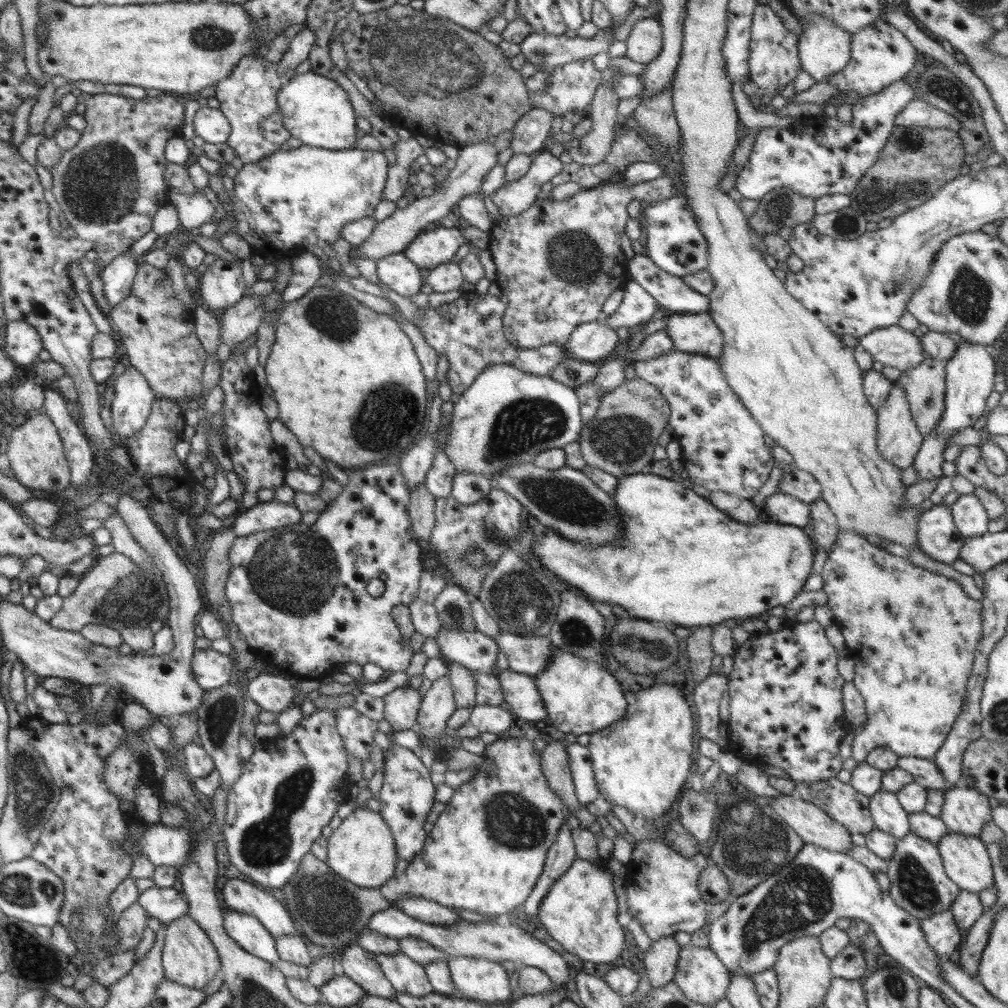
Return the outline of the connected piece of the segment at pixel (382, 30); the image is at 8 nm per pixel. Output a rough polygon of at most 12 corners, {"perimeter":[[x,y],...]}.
{"perimeter":[[394,3],[341,34],[389,124],[457,149],[533,110],[502,50]]}

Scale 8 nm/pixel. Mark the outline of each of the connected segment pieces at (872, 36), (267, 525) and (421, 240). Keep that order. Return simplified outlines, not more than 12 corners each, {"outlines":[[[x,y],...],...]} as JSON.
{"outlines":[[[881,18],[854,33],[852,57],[825,78],[841,96],[877,94],[922,64]],[[259,502],[230,519],[240,536],[300,523],[292,503]],[[430,227],[403,251],[419,268],[450,263],[468,240],[460,227]]]}

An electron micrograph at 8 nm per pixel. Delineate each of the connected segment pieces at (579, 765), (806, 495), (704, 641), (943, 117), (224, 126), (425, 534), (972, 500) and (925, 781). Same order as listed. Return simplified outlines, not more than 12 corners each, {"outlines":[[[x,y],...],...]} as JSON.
{"outlines":[[[565,743],[575,793],[586,807],[600,797],[589,748]],[[786,469],[777,492],[807,505],[821,498],[809,472]],[[711,626],[691,628],[686,639],[695,684],[713,672]],[[912,99],[896,114],[896,125],[960,131],[960,122]],[[202,106],[194,132],[206,143],[227,143],[231,126],[218,109]],[[424,483],[411,491],[407,513],[415,538],[429,540],[435,499]],[[959,495],[950,510],[963,537],[980,536],[990,518],[976,495]],[[899,757],[898,766],[913,781],[943,792],[956,786],[948,782],[930,759]]]}

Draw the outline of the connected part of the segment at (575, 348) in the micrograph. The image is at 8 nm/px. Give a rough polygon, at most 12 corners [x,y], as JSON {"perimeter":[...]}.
{"perimeter":[[599,319],[578,325],[564,347],[571,358],[609,358],[616,329]]}

